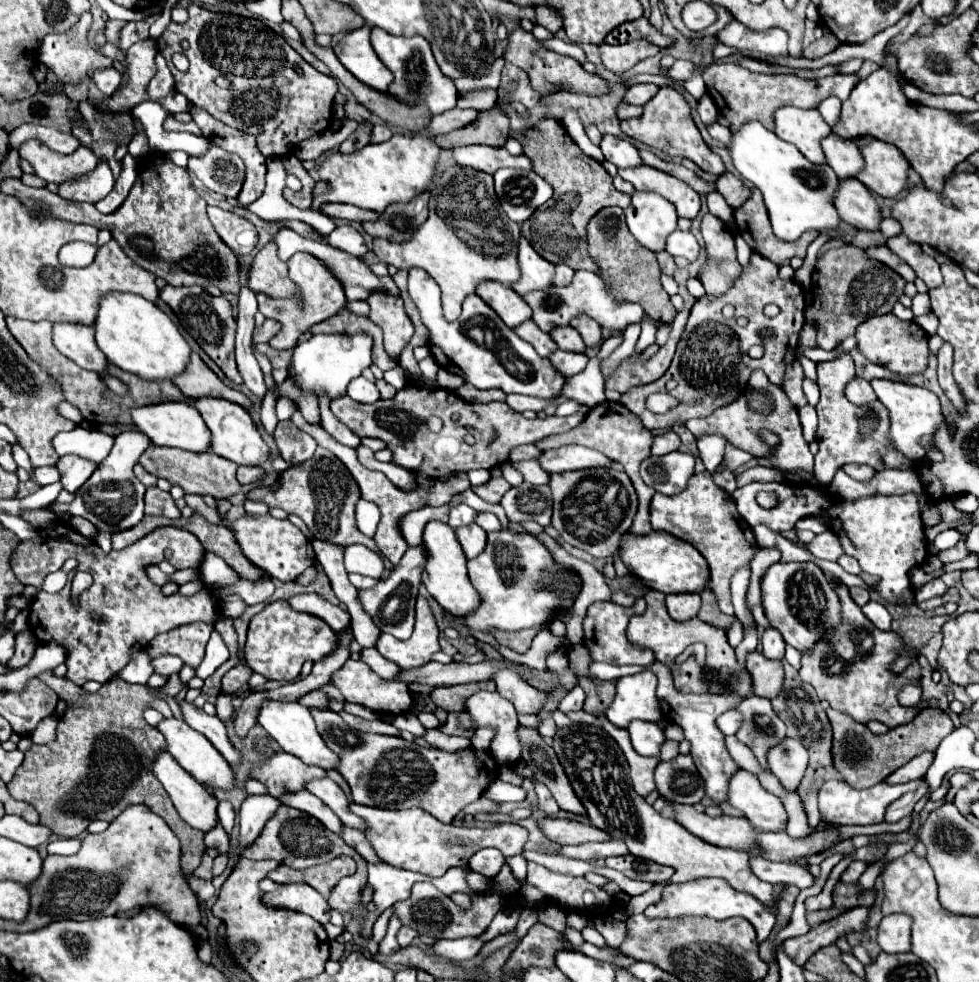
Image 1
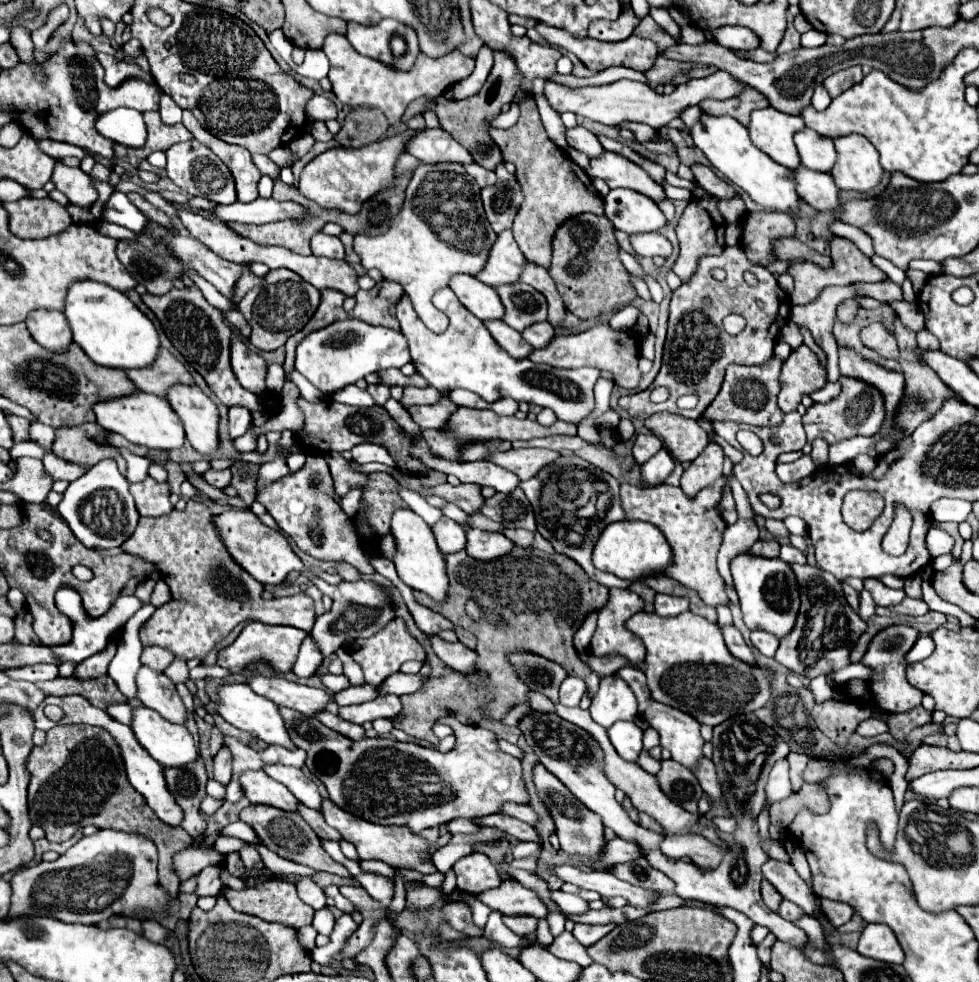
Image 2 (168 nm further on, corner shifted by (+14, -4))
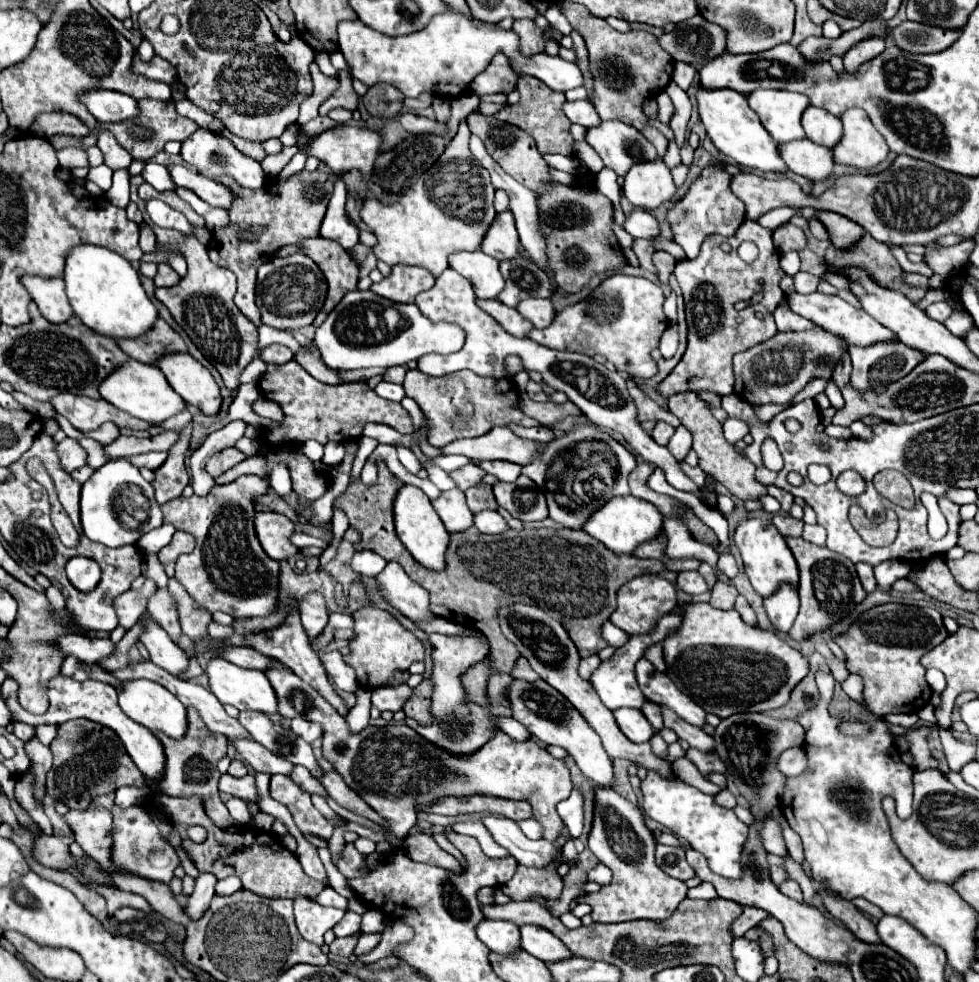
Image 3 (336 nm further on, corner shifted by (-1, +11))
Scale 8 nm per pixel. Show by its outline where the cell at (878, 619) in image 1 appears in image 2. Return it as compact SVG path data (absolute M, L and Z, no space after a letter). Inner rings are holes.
M862 590L862 592L860 592L860 610L858 610L860 616L862 616L864 620L868 620L870 616L874 616L874 608L876 608L876 604L874 604L870 592L868 592L868 590Z

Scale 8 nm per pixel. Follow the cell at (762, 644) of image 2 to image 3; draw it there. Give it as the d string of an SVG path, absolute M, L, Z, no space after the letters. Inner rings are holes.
M783 585L777 593L773 593L773 597L767 597L763 601L763 605L765 605L765 611L767 611L773 627L781 633L787 633L799 611L797 591L789 585Z

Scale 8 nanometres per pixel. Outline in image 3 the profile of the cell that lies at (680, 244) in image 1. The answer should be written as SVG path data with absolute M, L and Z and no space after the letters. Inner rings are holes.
M637 209L633 215L627 215L625 231L635 239L655 239L659 237L659 221L649 211Z

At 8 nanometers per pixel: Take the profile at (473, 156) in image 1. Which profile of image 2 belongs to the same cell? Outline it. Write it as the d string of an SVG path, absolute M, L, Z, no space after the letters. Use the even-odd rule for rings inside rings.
M424 128L420 132L416 132L408 144L406 144L406 152L416 156L420 162L426 164L438 164L438 162L472 162L472 156L468 156L466 148L462 148L448 132L436 128Z

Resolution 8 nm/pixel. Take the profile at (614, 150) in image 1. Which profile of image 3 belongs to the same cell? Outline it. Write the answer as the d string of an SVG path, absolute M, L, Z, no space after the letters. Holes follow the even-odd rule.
M573 101L573 103L565 103L563 105L565 115L571 119L571 123L579 123L583 127L595 127L599 125L599 115L595 113L595 107L591 105L591 101Z

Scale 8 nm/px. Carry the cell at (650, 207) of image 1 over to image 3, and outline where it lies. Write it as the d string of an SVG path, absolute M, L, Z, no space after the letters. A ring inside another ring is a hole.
M661 159L633 165L623 183L623 195L639 209L657 209L671 201L675 191L671 173Z

